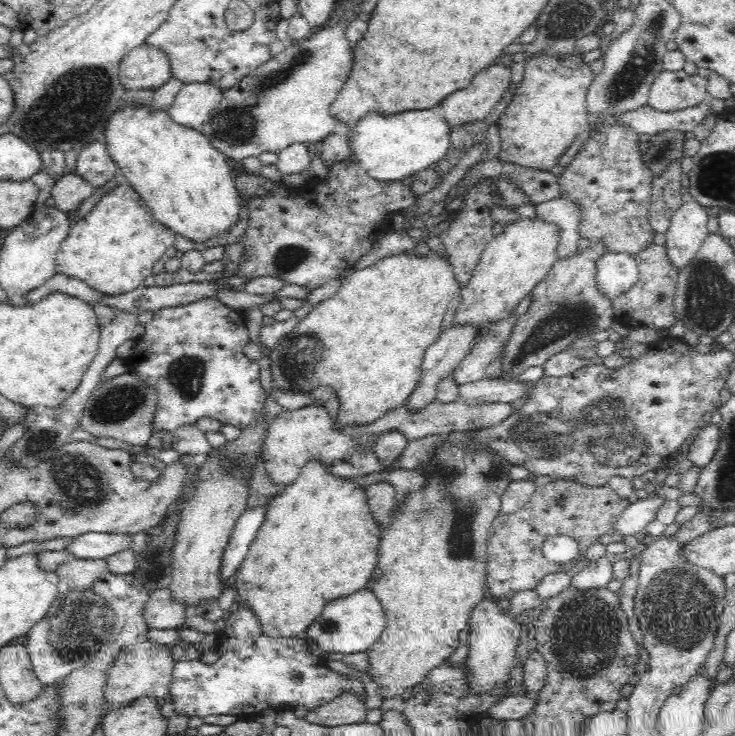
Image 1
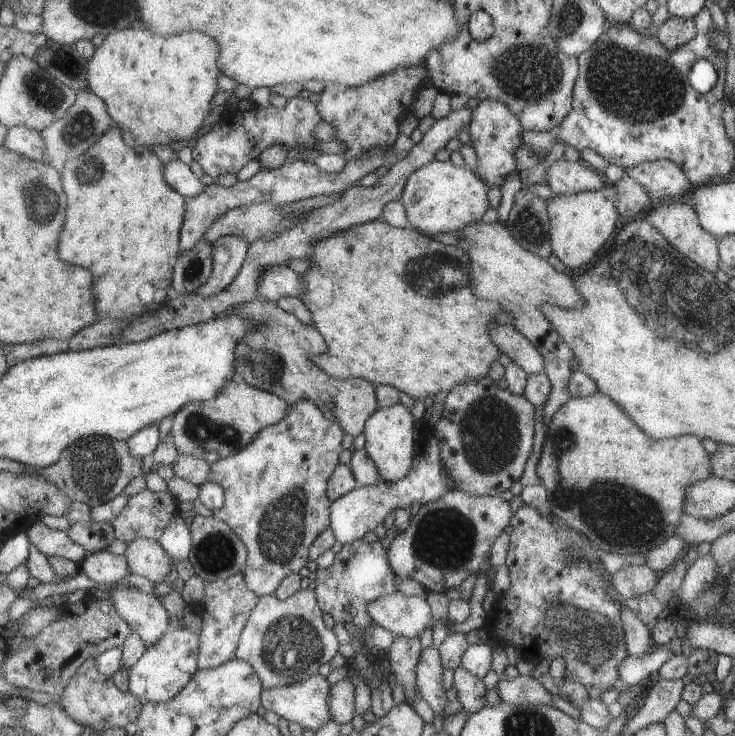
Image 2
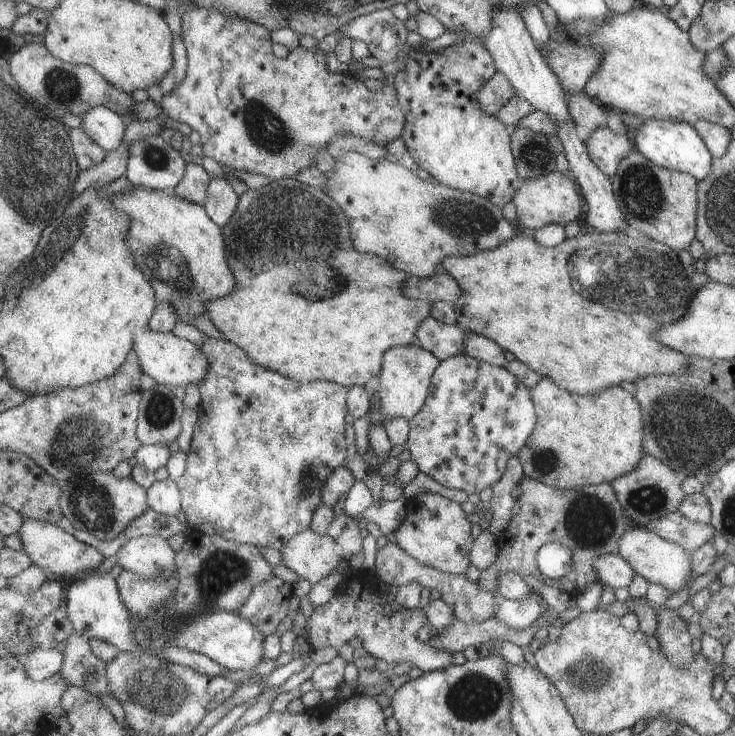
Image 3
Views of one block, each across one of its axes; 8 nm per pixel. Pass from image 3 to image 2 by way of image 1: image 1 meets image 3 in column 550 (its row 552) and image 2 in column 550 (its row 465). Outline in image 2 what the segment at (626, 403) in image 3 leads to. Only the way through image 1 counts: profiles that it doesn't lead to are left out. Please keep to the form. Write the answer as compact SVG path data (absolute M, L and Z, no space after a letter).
M597 390L583 398L570 398L551 416L536 473L545 488L552 515L566 527L585 535L599 550L629 556L647 554L673 535L683 513L687 488L710 476L710 454L695 436L665 440L647 438L635 424L631 424L619 403Z

